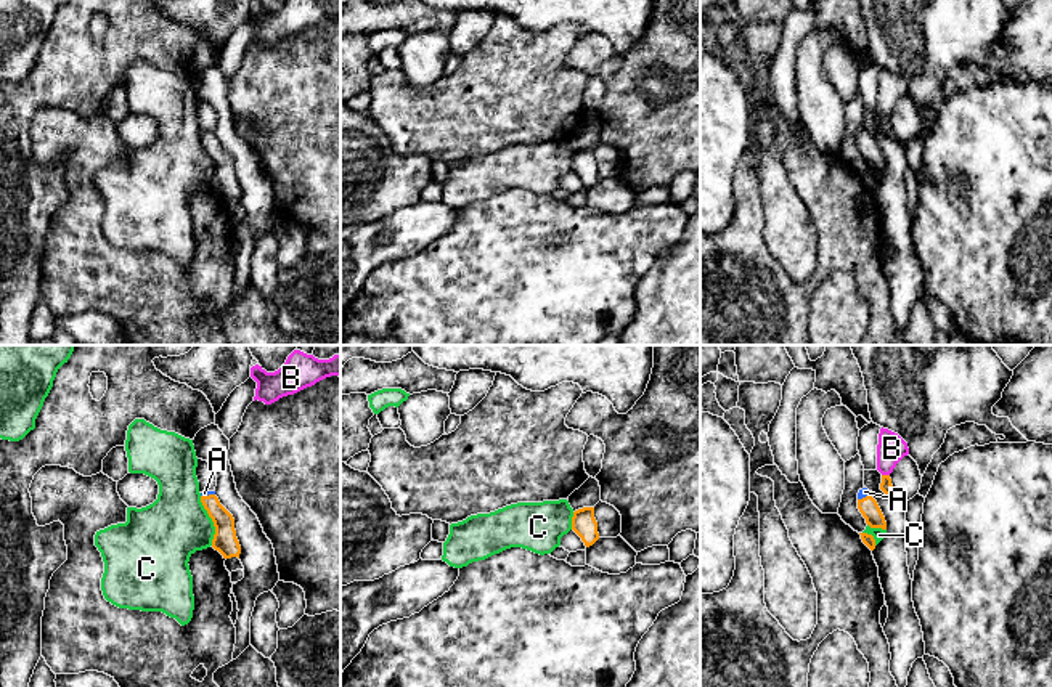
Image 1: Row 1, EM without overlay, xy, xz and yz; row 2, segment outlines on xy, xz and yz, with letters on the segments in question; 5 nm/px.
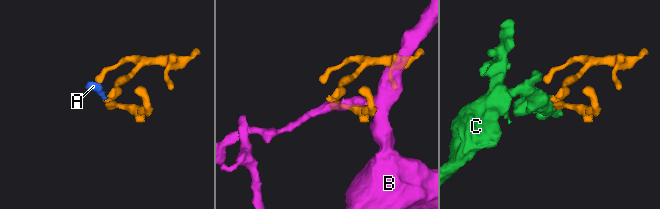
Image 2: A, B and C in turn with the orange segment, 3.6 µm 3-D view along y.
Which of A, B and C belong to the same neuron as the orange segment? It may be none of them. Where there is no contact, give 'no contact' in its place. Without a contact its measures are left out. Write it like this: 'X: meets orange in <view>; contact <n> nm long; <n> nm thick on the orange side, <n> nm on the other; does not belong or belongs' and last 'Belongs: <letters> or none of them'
A: meets orange in xy; contact 70 nm long; 120 nm thick on the orange side, 30 nm on the other; belongs
B: meets orange in yz; contact 40 nm long; 60 nm thick on the orange side, 150 nm on the other; does not belong
C: meets orange in xy; contact 260 nm long; 120 nm thick on the orange side, 320 nm on the other; does not belong
Belongs: A

